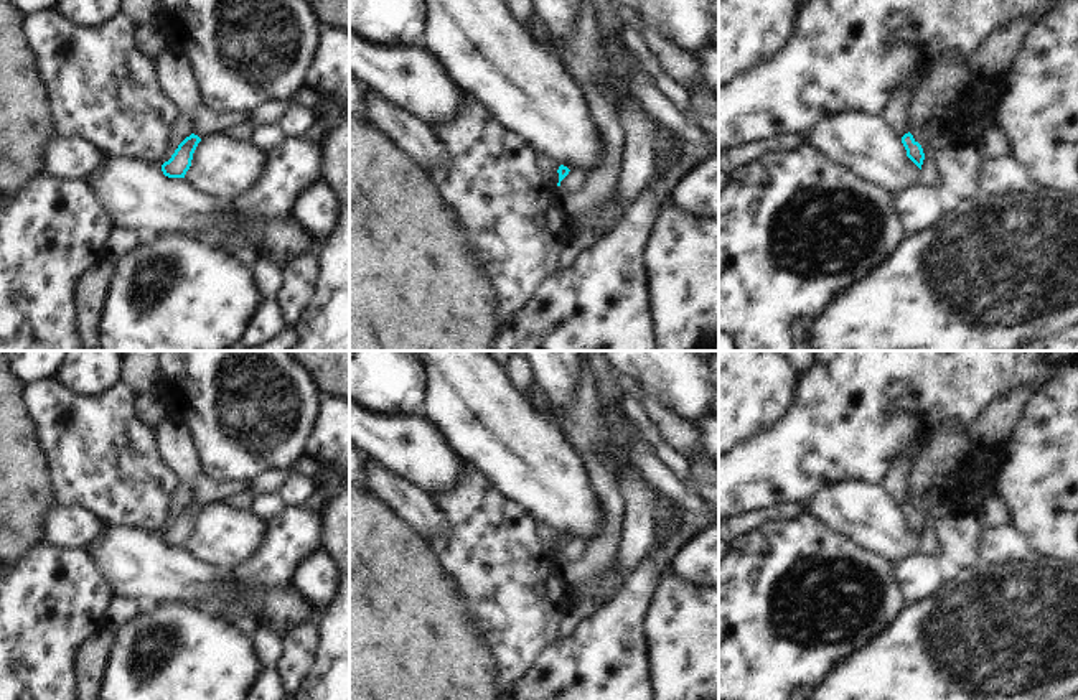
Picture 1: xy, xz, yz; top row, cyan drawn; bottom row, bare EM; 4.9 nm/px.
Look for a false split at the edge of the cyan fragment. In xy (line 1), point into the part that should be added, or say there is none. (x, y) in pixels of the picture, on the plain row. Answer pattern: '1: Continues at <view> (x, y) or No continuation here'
1: Continues at xy (173, 445)

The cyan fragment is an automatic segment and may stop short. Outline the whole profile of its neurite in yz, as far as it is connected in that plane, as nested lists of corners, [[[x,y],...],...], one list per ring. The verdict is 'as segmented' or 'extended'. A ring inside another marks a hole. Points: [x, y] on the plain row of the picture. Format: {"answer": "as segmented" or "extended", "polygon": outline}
{"answer": "extended", "polygon": [[[913,446],[907,450],[887,471],[882,481],[885,492],[902,507],[907,525],[921,539],[925,522],[921,514],[910,502],[908,476],[918,458],[918,450]]]}

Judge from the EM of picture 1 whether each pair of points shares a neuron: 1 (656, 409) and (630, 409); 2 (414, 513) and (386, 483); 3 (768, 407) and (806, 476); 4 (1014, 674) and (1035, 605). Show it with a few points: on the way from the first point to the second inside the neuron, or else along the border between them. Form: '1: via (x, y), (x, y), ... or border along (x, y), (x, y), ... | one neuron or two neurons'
1: border along (642, 406), (666, 442) | two neurons
2: via (409, 506), (393, 490) | one neuron
3: border along (795, 387), (790, 409), (773, 425), (744, 442) | two neurons
4: via (1014, 658), (1014, 644), (1035, 621) | one neuron

